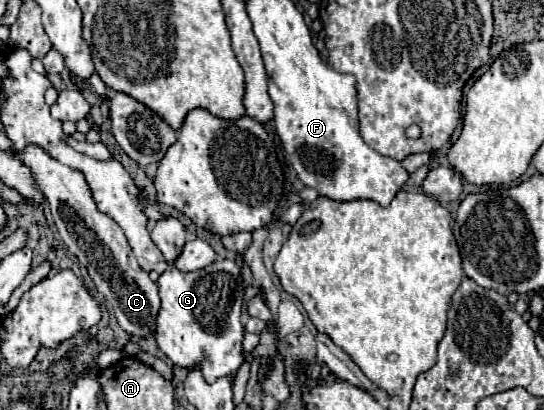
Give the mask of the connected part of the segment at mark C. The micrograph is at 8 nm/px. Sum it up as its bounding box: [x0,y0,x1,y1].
[21,145,161,335]

